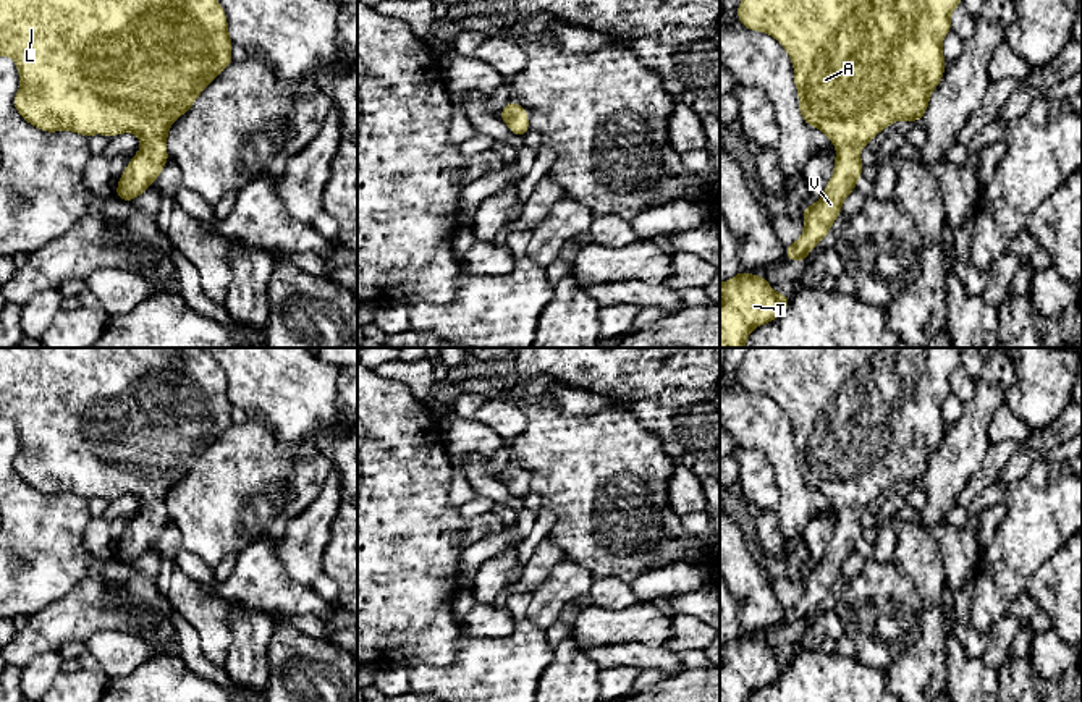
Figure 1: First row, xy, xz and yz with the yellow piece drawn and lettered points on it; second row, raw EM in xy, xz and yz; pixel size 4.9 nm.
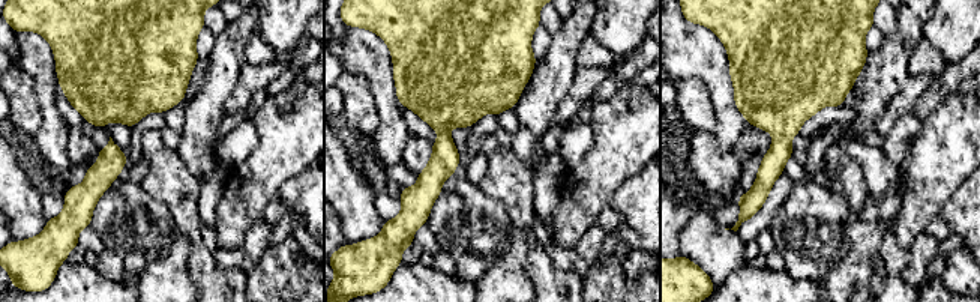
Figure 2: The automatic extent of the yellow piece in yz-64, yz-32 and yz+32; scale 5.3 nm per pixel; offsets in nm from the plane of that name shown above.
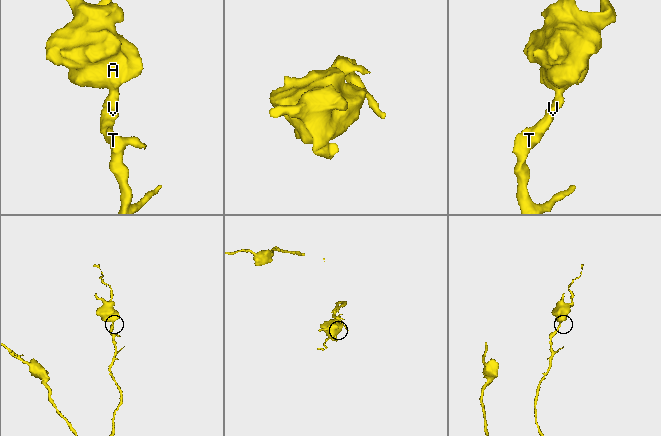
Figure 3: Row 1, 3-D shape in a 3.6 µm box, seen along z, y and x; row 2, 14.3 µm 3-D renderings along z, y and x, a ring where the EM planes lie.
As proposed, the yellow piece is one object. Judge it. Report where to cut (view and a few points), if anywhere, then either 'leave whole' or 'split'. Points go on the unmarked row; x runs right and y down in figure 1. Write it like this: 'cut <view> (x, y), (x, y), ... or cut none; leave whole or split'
cut none; leave whole

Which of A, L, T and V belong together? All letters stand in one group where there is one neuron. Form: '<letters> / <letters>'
A L T V

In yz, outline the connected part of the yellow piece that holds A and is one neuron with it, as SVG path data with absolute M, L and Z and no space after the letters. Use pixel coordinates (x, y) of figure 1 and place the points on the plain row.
M750 348L741 361L738 370L738 380L741 387L752 393L768 395L773 398L788 414L794 427L794 446L799 456L799 472L804 484L809 488L818 490L828 498L836 513L835 534L826 547L822 560L817 566L804 569L804 595L791 608L786 610L788 623L805 623L812 610L815 610L830 594L831 587L838 581L843 565L849 555L856 552L857 542L862 539L862 522L859 513L864 511L880 493L888 490L898 482L919 484L922 482L928 466L932 453L943 442L945 421L941 406L945 398L951 393L951 375L962 366L961 348Z

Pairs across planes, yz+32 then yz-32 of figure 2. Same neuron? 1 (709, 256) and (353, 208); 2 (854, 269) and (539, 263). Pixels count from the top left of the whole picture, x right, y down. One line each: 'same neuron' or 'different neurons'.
1: same neuron
2: different neurons

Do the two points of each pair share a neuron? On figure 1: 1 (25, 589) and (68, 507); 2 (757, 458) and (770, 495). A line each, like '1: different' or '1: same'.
1: same
2: same

